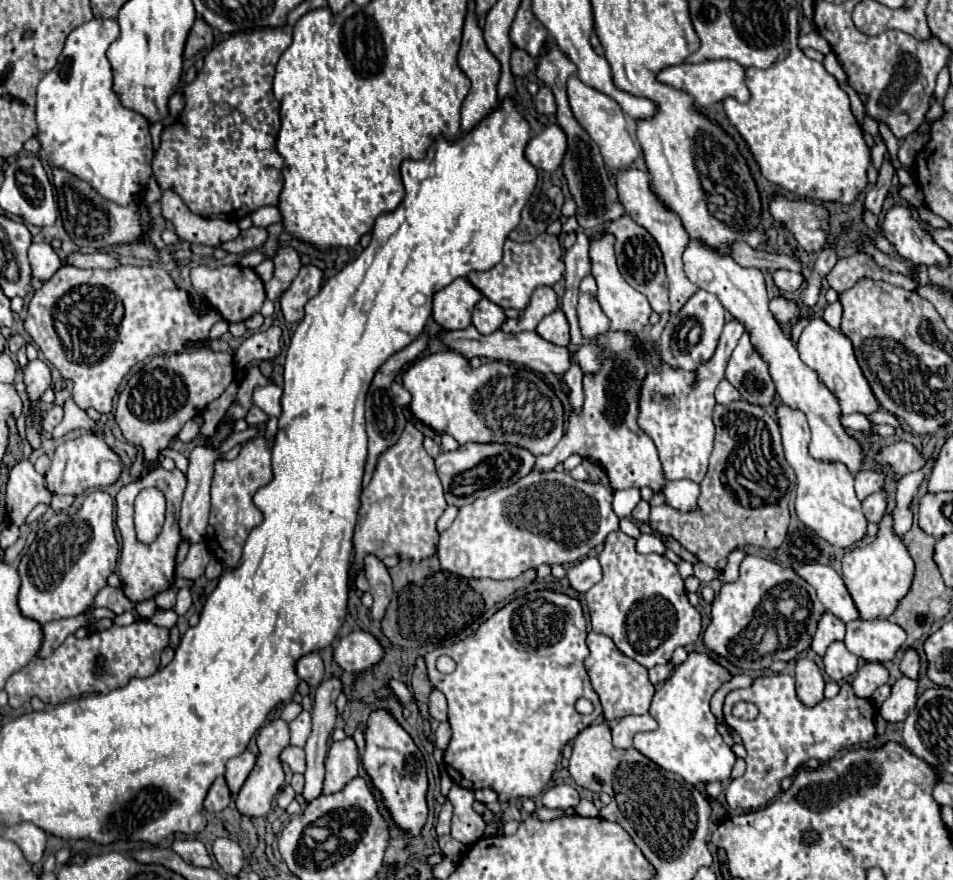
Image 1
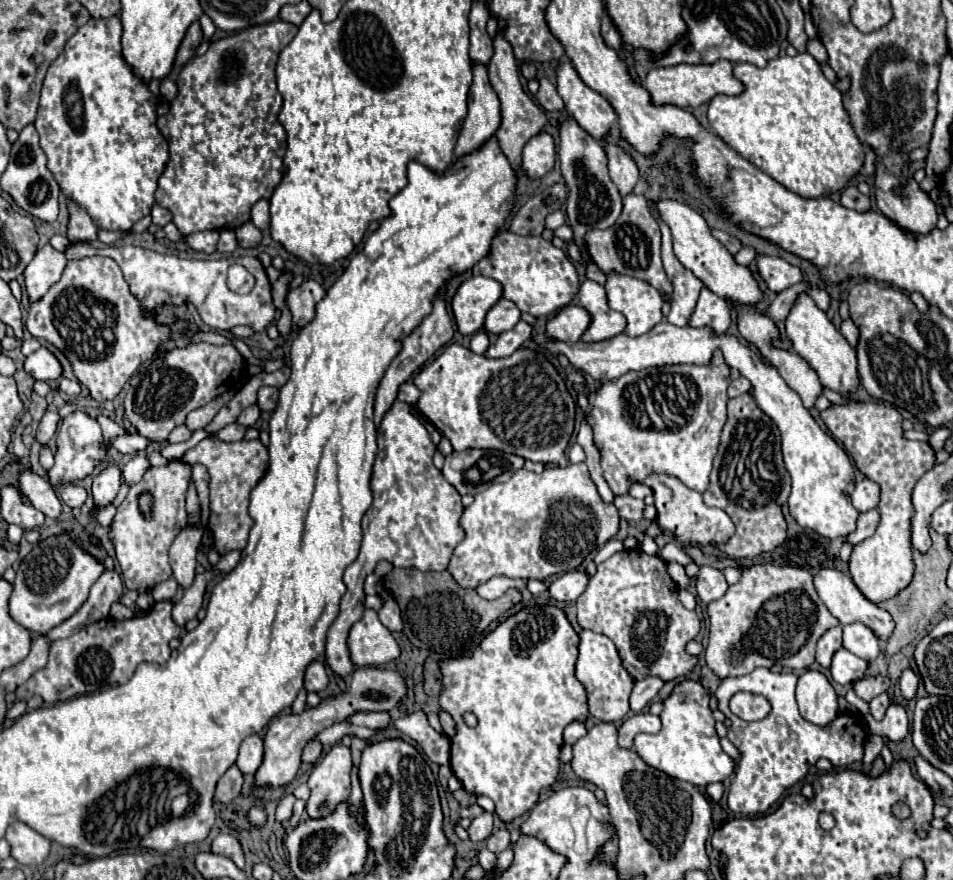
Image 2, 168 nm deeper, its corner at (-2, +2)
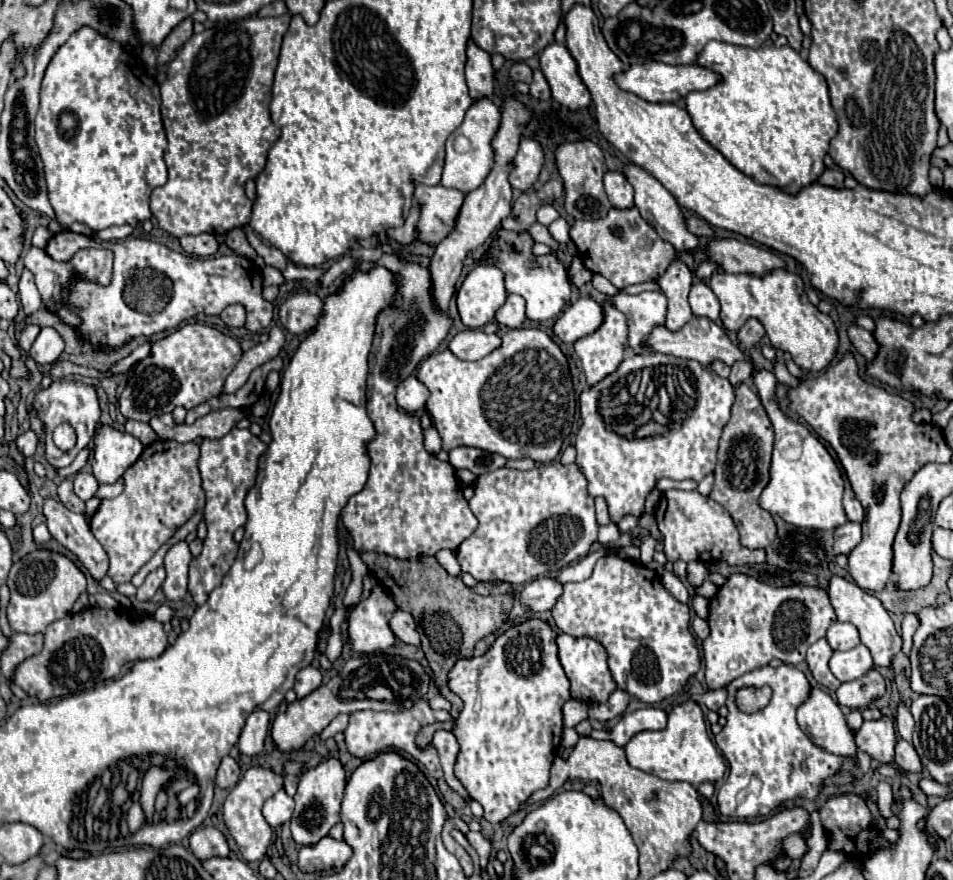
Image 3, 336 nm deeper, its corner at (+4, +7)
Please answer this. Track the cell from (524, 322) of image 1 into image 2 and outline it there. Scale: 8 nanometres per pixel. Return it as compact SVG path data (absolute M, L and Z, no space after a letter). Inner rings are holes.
M520 321L514 329L510 331L504 331L498 335L498 339L486 349L486 357L490 359L502 359L502 357L510 357L516 349L520 349L528 337L532 335L532 327L524 321Z

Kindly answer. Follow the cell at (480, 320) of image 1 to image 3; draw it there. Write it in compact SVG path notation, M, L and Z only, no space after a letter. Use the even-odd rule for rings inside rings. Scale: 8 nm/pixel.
M508 294L506 302L498 308L496 312L496 318L494 318L498 324L506 326L506 328L520 328L522 322L526 320L526 314L524 314L524 300L516 294Z

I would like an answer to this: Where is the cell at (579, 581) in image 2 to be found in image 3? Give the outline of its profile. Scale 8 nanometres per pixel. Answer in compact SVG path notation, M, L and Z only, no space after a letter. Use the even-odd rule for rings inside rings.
M542 576L524 586L522 604L532 608L534 612L542 612L550 610L560 596L562 596L562 582L556 578Z

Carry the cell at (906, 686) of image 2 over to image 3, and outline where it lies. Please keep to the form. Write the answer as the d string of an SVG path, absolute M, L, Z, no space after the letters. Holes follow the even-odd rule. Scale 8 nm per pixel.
M904 702L898 704L898 712L896 712L896 730L904 740L912 740L912 730L914 730L914 718L910 714L910 710L904 706Z

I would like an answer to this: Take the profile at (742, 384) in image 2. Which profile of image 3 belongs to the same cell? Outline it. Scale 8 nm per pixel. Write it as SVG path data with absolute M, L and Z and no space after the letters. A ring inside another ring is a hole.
M738 362L738 364L732 366L732 374L730 374L728 380L730 380L732 386L738 386L738 384L742 384L742 382L750 376L750 372L752 372L752 366L750 366L750 364Z

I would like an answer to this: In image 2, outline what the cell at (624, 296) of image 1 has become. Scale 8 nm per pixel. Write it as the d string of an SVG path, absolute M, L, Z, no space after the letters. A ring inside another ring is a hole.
M610 273L606 281L606 293L610 309L620 311L626 317L628 325L624 333L628 337L640 337L648 333L648 329L664 319L662 295L646 281Z

